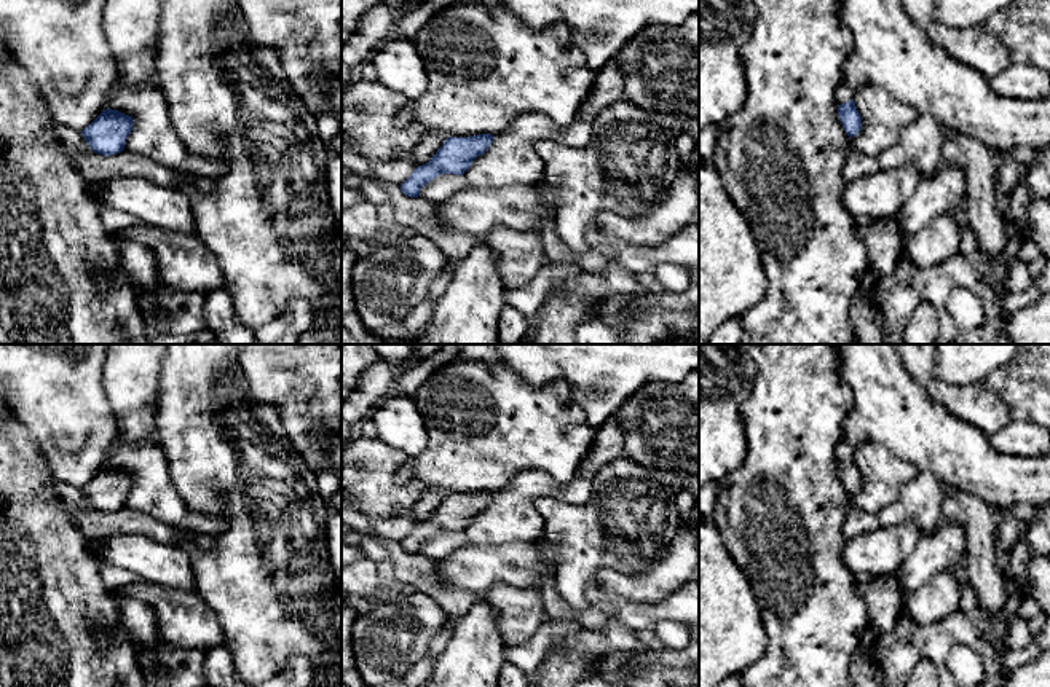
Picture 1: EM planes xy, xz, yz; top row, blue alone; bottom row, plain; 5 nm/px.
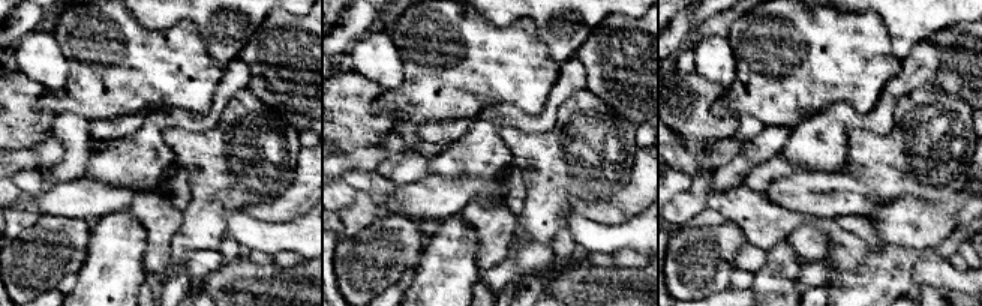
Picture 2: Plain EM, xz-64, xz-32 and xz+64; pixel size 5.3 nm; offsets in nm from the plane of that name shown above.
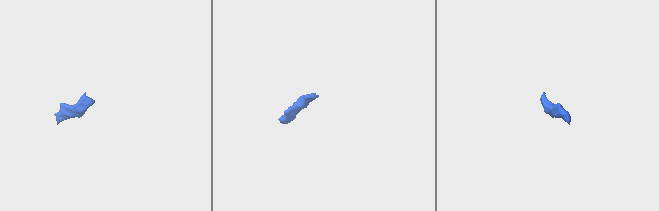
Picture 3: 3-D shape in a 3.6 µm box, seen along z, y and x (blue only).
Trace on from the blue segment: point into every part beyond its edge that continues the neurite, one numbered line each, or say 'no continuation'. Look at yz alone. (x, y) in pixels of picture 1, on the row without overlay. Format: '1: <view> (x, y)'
1: yz (844, 450)

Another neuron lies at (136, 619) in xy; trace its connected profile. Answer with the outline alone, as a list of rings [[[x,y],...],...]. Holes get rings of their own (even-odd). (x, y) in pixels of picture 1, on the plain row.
[[[110,593],[118,609],[118,628],[126,633],[137,652],[155,650],[163,641],[155,610],[132,596]]]

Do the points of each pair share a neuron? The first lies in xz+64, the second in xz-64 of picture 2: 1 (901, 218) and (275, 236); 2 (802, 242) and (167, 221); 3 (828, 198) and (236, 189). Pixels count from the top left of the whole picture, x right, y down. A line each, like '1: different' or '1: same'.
1: different
2: same
3: different

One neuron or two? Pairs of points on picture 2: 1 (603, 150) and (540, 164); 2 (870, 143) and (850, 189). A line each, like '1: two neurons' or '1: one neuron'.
1: one neuron
2: two neurons

